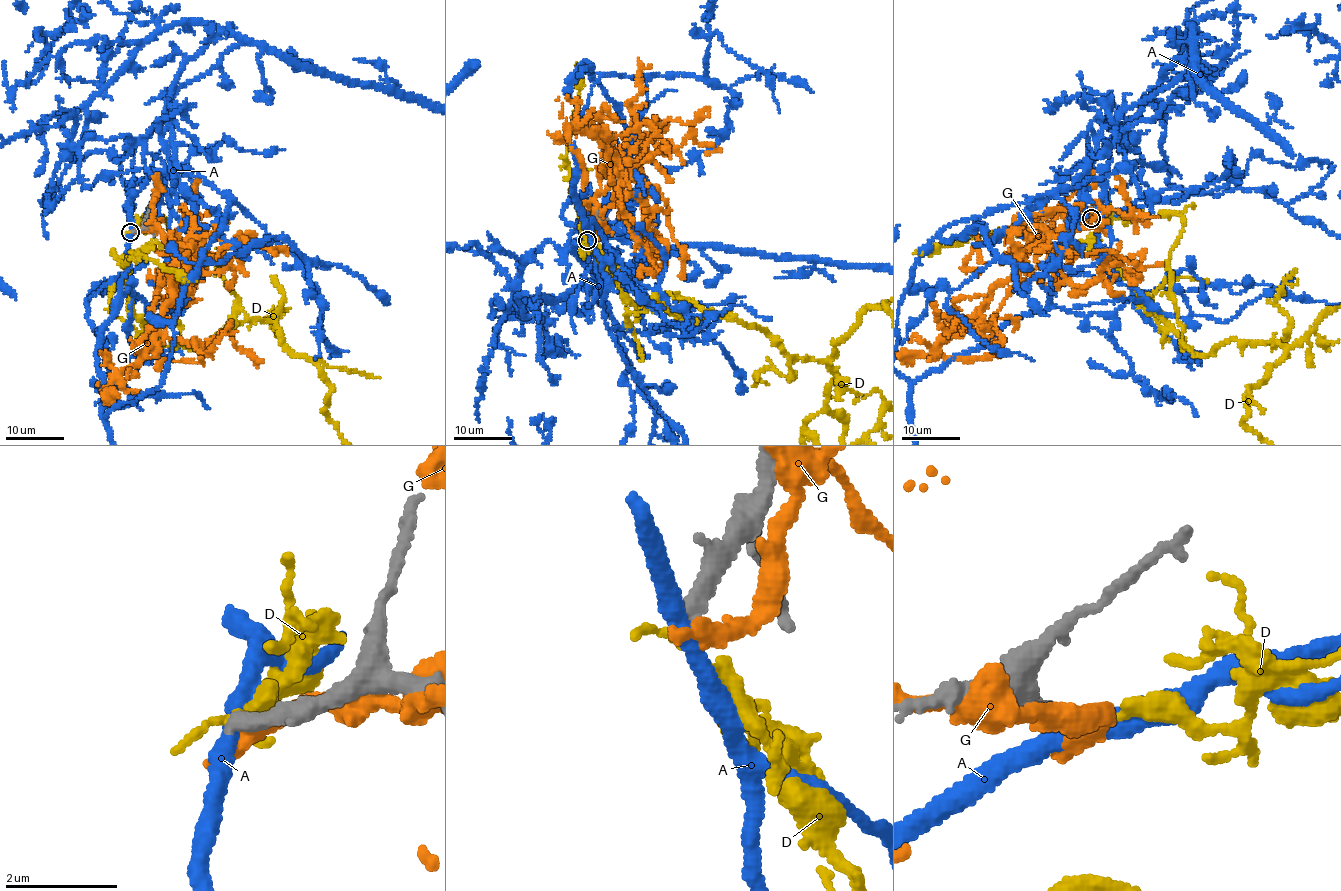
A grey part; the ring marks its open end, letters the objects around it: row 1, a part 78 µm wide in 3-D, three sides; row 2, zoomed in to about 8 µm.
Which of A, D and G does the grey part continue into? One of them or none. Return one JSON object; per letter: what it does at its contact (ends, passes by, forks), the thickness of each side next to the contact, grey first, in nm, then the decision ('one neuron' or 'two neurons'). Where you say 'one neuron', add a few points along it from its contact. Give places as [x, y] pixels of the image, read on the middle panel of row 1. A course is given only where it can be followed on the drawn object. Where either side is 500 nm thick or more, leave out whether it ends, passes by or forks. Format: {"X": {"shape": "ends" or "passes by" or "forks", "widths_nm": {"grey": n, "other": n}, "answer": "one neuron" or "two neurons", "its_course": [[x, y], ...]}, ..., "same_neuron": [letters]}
{"A": {"shape": "passes by", "widths_nm": {"grey": 340, "other": 360}, "answer": "two neurons"}, "D": {"shape": "ends", "widths_nm": {"grey": 320, "other": 160}, "answer": "two neurons"}, "G": {"shape": "ends", "widths_nm": {"grey": 400, "other": 400}, "answer": "two neurons"}, "same_neuron": []}

